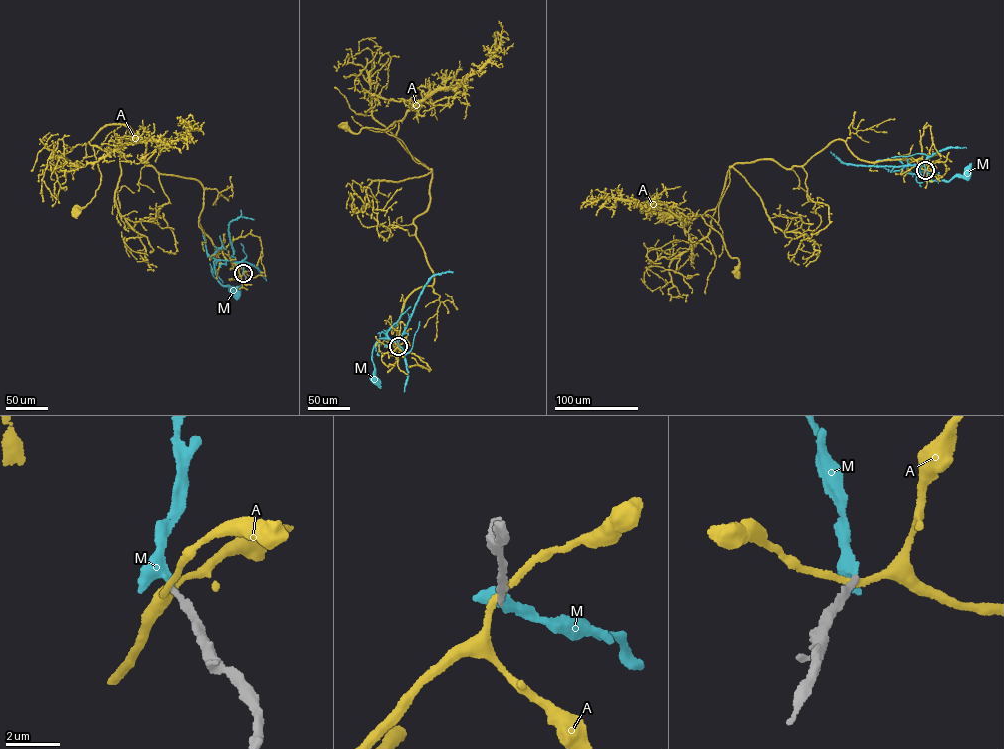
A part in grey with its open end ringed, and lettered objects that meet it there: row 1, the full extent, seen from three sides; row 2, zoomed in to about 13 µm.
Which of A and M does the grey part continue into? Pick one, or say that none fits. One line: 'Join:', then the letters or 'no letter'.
Join: M

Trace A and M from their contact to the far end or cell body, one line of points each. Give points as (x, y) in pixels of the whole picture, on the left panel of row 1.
A: (243, 273), (198, 222), (200, 182), (145, 163), (128, 125), (88, 142), (100, 184), (76, 211)
M: (243, 273), (241, 262), (223, 260), (217, 261), (212, 271), (222, 285), (237, 293)

